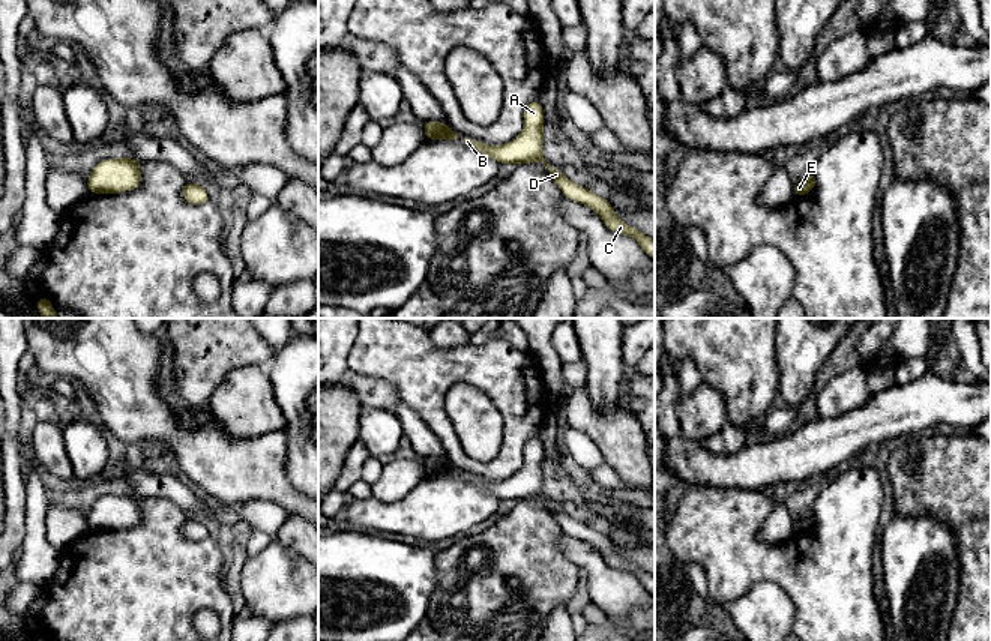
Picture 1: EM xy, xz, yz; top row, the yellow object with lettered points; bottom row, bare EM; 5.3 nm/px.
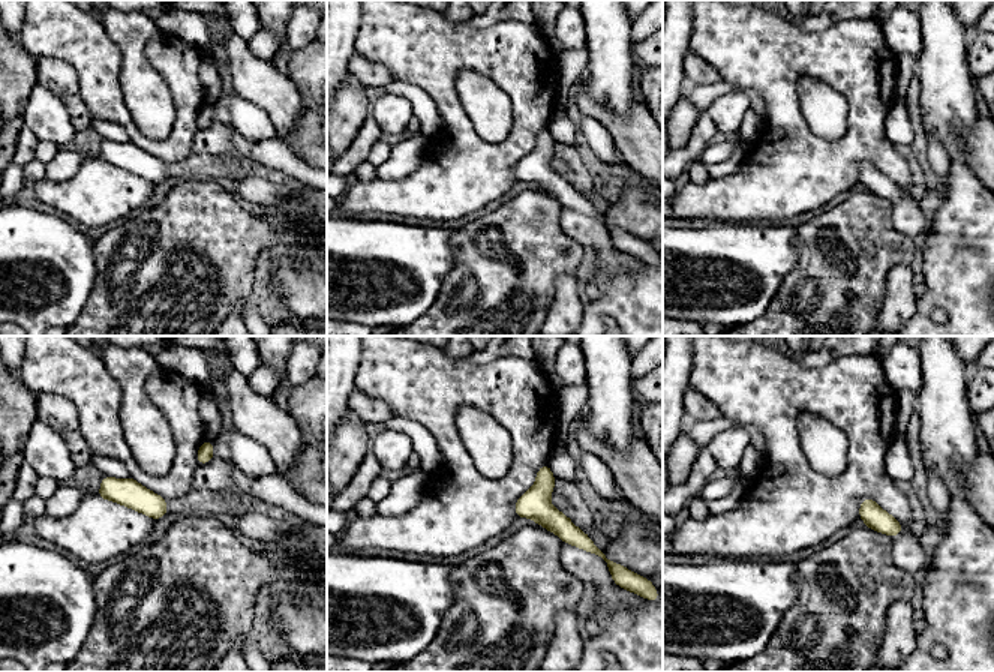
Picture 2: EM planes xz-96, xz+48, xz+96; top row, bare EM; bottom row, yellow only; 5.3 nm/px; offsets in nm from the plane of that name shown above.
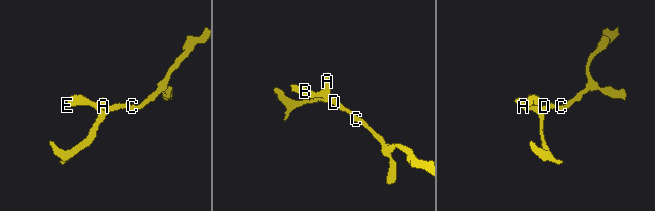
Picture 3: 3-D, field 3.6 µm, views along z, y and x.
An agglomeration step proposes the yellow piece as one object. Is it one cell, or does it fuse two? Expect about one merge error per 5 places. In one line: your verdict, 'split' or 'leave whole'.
leave whole

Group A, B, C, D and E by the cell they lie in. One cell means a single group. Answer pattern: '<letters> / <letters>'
A B C D E

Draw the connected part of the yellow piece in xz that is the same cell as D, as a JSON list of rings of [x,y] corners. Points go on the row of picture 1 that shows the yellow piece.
[[[538,99],[527,104],[524,110],[524,131],[515,140],[503,146],[486,146],[482,141],[470,138],[464,138],[462,141],[465,146],[470,146],[474,150],[496,159],[499,164],[526,165],[527,162],[533,161],[542,162],[547,167],[545,171],[551,174],[565,197],[593,209],[608,230],[634,237],[646,255],[655,258],[653,239],[620,221],[608,200],[604,200],[592,191],[574,183],[571,179],[565,177],[559,170],[556,170],[554,164],[542,156],[544,111]]]

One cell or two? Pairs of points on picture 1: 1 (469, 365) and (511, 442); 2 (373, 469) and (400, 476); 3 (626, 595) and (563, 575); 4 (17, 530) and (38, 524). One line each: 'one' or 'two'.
1: one
2: two
3: two
4: two

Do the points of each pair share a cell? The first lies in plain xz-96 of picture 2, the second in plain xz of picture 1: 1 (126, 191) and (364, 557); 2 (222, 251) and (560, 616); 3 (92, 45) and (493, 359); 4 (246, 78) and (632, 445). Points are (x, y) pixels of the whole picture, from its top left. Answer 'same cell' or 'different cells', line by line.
1: different cells
2: different cells
3: same cell
4: same cell

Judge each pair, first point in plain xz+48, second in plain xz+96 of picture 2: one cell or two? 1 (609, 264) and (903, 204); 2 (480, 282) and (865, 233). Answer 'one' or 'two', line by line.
1: one
2: one

